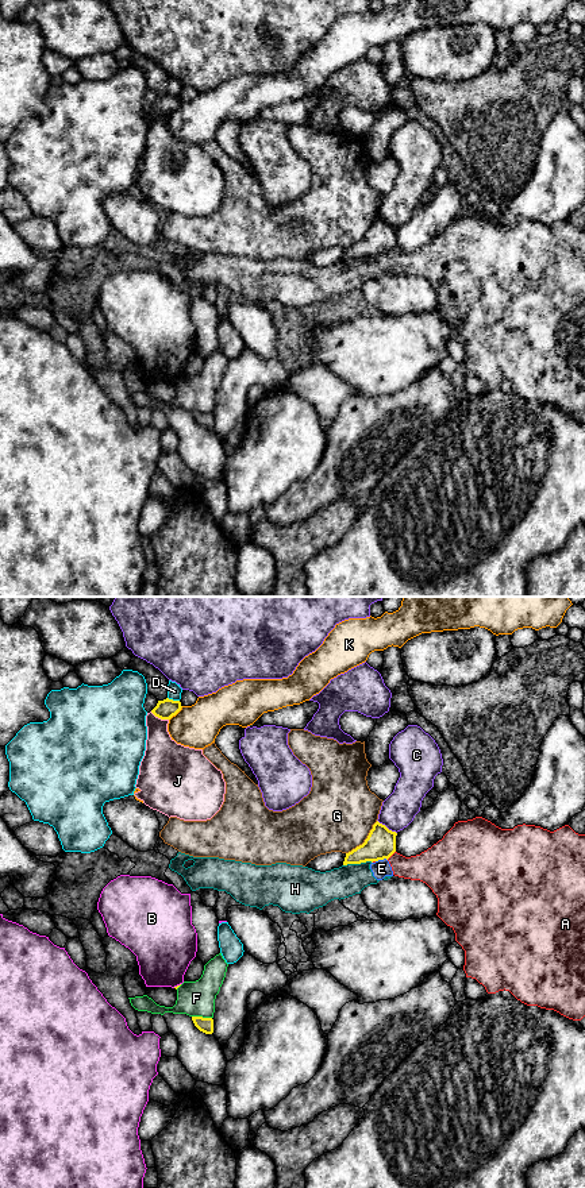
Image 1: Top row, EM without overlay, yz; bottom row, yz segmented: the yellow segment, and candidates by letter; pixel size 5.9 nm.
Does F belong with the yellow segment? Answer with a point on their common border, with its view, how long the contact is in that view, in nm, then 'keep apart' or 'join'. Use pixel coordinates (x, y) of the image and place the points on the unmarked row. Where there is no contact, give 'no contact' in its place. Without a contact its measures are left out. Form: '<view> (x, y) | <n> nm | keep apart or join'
yz (201, 412) | 120 nm | join

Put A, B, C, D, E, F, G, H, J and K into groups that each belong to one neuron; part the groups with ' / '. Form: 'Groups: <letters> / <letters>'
Groups: A E H / B / C / D / F / G / J / K

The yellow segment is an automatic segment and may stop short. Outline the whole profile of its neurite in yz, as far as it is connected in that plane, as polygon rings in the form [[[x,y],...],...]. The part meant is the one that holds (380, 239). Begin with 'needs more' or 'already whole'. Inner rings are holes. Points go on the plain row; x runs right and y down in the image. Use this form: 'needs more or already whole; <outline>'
already whole; [[[377,216],[365,238],[346,248],[343,261],[388,255],[396,247],[396,231],[396,227]]]

